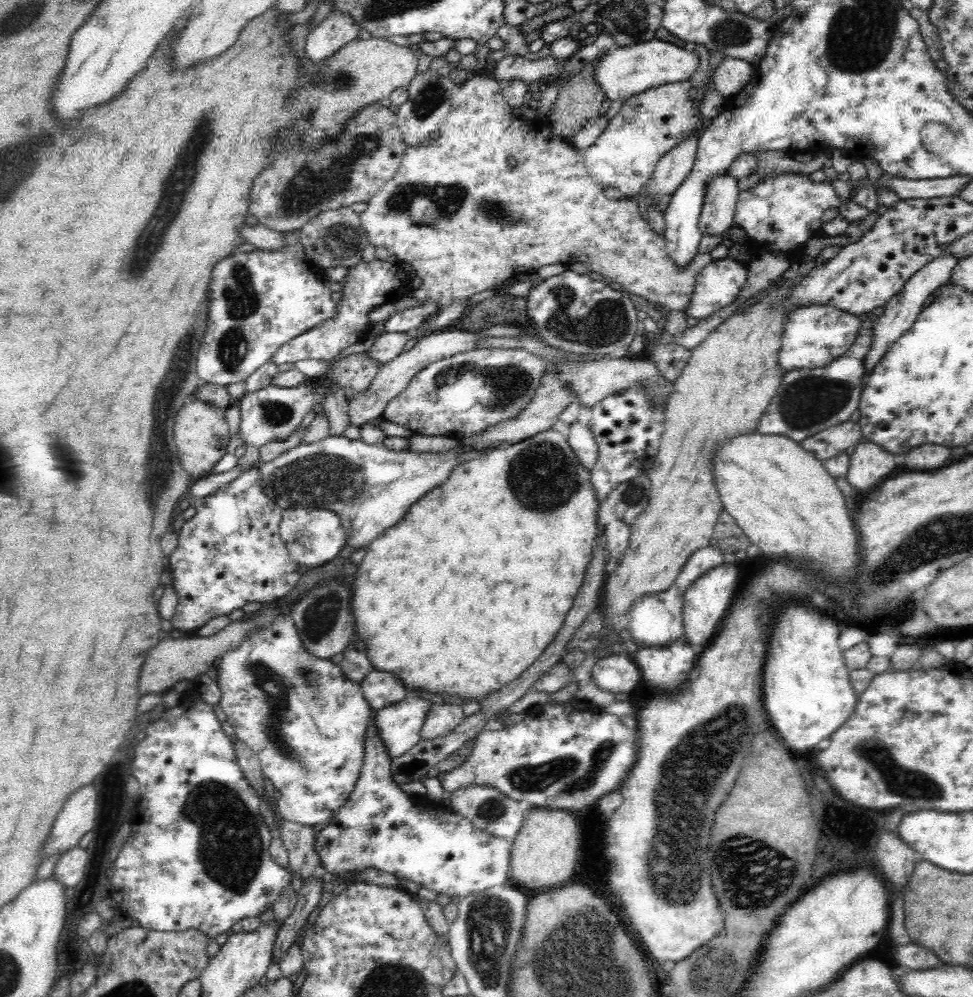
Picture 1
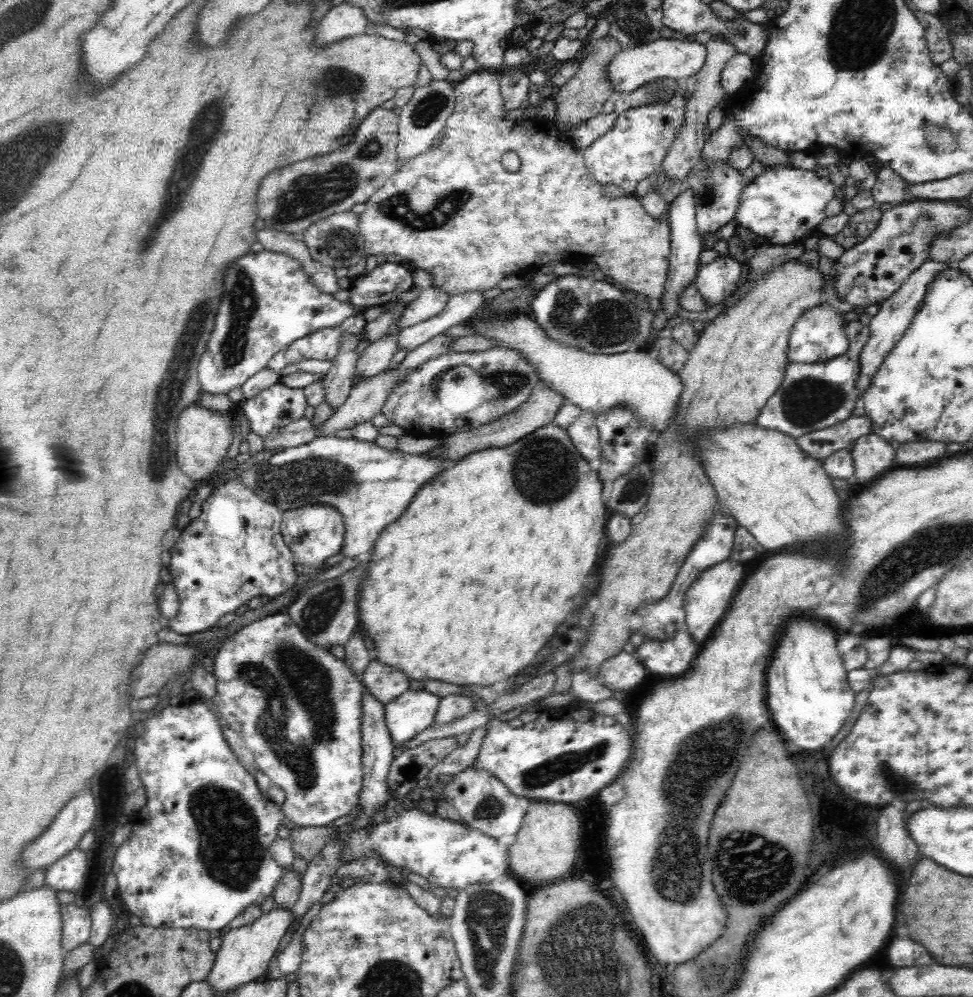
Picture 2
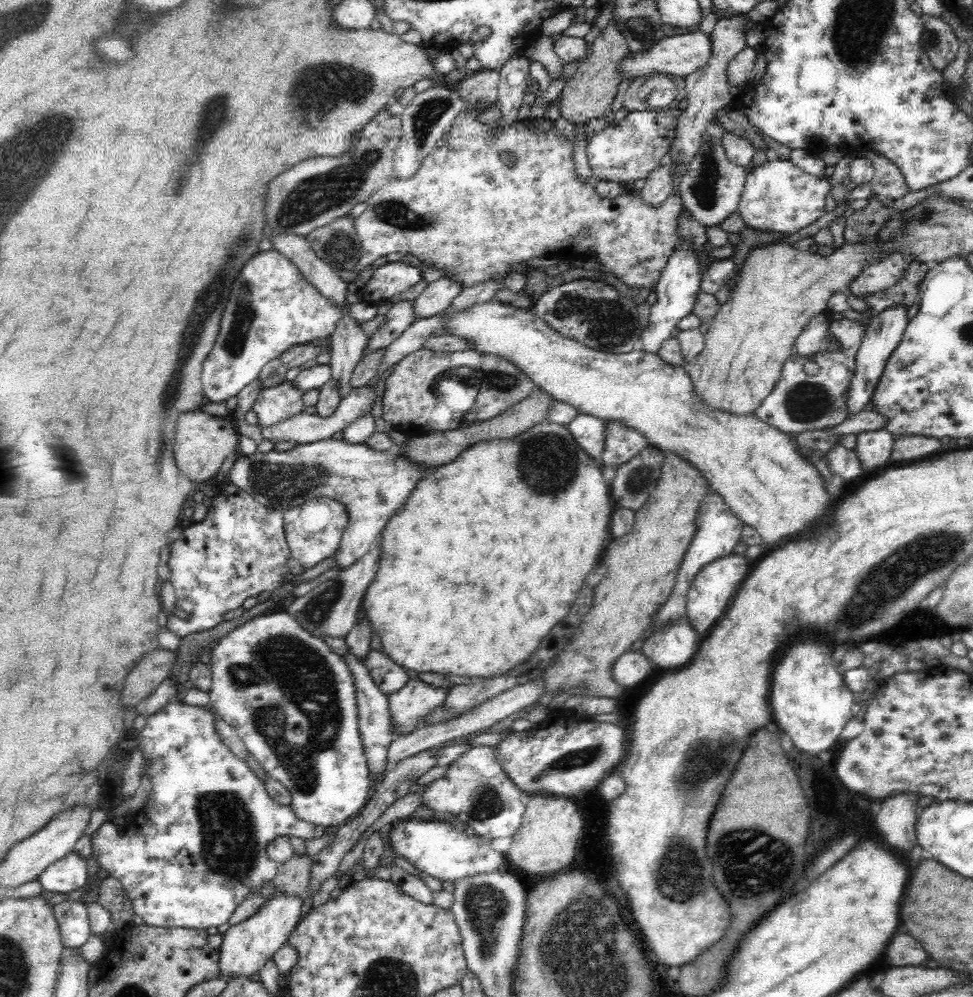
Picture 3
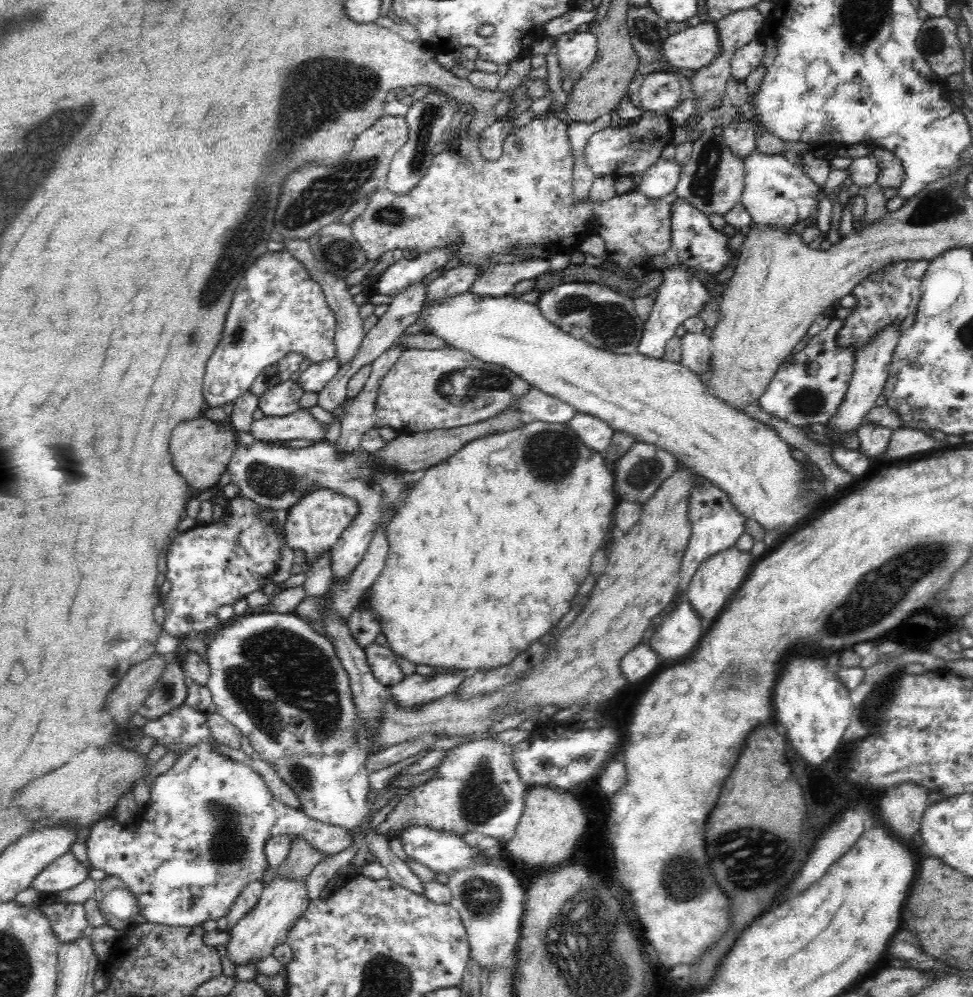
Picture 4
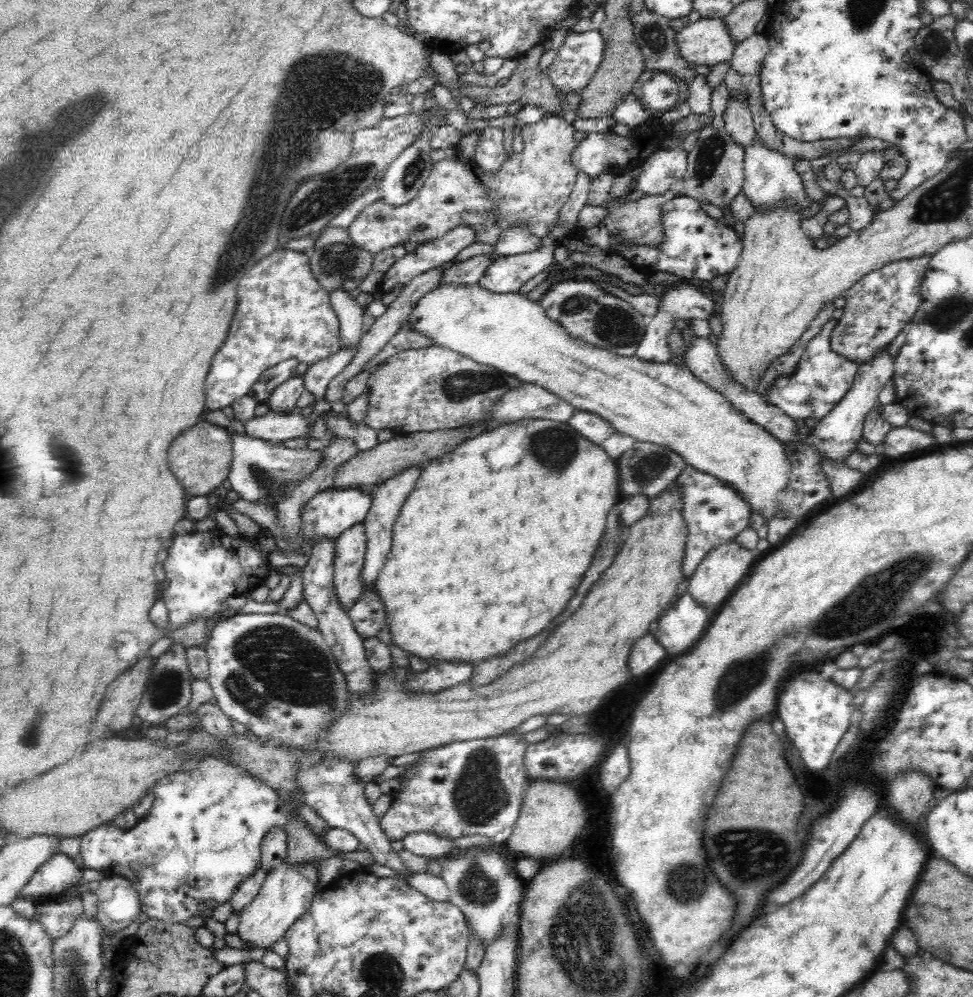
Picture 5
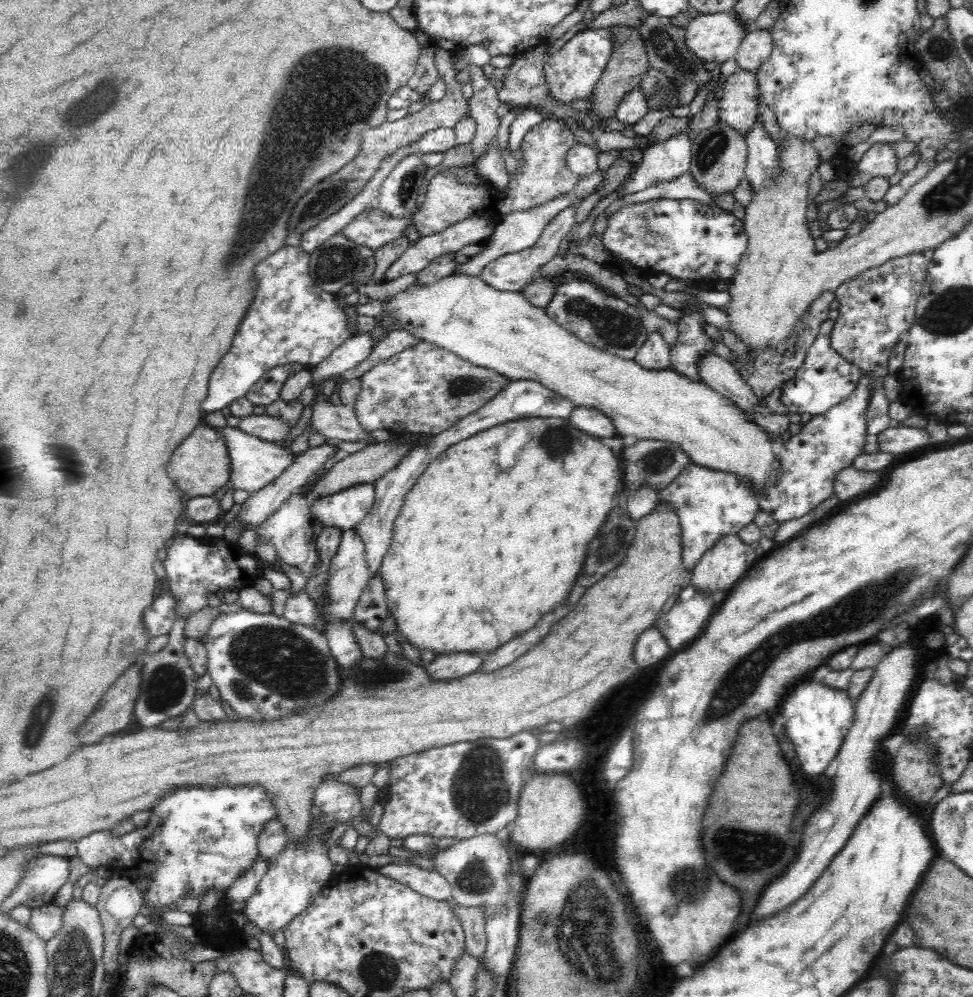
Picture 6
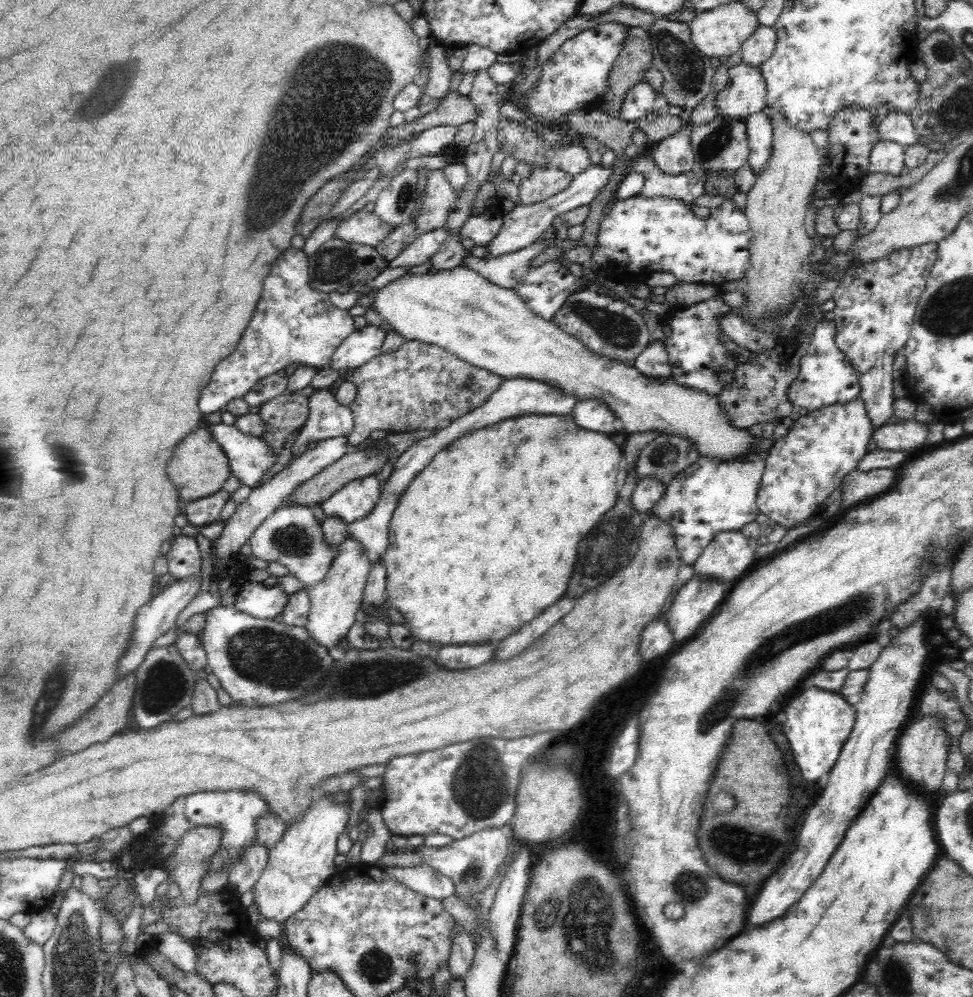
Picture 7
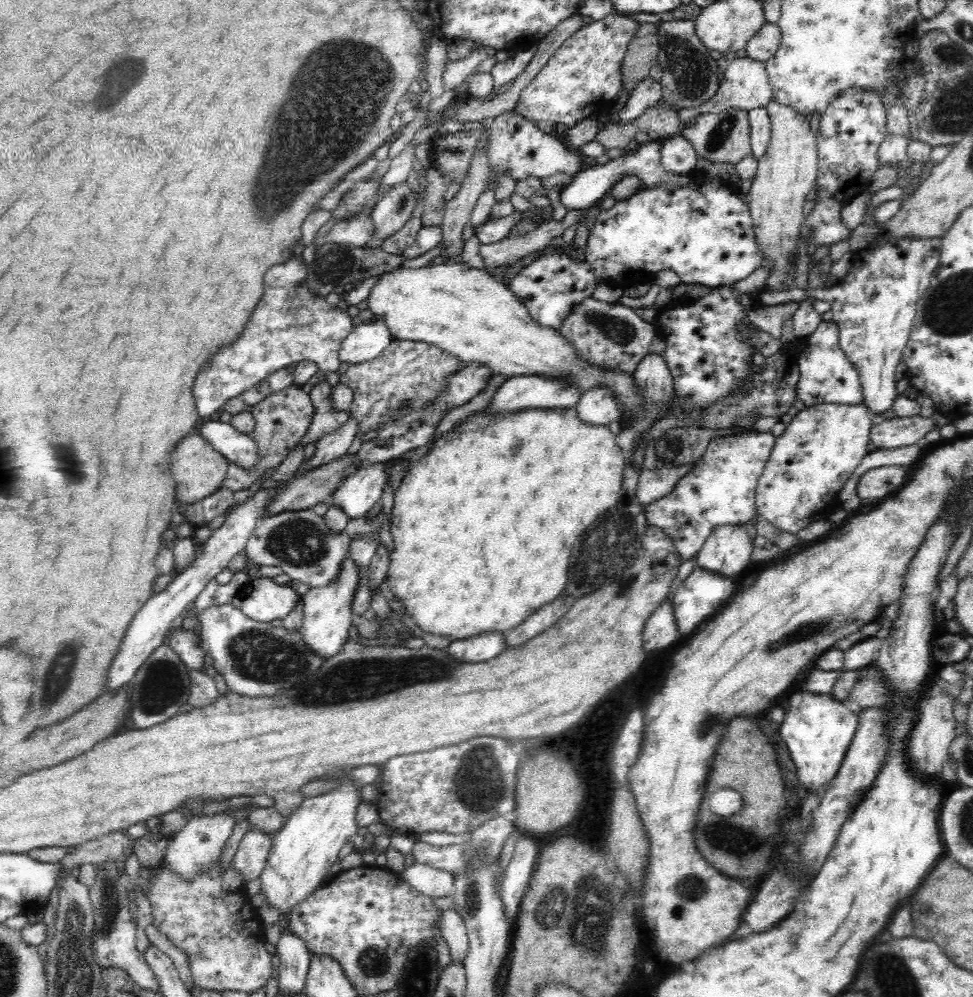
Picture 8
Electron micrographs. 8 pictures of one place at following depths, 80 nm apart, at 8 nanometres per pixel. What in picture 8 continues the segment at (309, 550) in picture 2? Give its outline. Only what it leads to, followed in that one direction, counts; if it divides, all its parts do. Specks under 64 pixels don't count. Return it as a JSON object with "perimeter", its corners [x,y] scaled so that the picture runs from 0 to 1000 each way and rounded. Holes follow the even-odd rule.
{"perimeter":[[[382,464],[356,478],[337,502],[337,510],[345,509],[358,522],[375,520],[391,504],[397,487],[395,464]]]}

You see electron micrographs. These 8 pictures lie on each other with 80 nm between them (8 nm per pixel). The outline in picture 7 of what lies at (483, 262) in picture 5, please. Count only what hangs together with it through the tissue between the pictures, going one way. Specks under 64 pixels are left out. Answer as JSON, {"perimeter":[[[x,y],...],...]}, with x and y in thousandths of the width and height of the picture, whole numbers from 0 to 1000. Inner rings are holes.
{"perimeter":[[[617,165],[606,166],[604,171],[590,177],[590,181],[588,181],[588,185],[584,187],[583,191],[566,197],[563,201],[543,207],[534,207],[530,205],[526,212],[516,215],[516,227],[510,237],[497,247],[499,248],[499,251],[497,251],[499,257],[495,257],[493,260],[498,262],[512,259],[513,257],[522,254],[532,253],[533,251],[549,245],[549,243],[555,240],[557,235],[567,227],[571,218],[579,218],[595,207],[606,205],[606,203],[616,196],[617,191],[619,191],[619,189],[625,184],[631,169],[633,169],[633,165],[626,169],[619,169]]]}

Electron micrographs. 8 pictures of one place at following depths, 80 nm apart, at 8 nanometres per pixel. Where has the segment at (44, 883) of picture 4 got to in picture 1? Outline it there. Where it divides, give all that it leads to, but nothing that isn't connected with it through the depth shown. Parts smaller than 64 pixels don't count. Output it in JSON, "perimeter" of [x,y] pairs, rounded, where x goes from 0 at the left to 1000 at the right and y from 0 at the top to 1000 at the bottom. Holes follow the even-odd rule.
{"perimeter":[[[74,850],[64,857],[60,863],[54,880],[66,889],[76,891],[88,877],[92,858],[88,851]]]}

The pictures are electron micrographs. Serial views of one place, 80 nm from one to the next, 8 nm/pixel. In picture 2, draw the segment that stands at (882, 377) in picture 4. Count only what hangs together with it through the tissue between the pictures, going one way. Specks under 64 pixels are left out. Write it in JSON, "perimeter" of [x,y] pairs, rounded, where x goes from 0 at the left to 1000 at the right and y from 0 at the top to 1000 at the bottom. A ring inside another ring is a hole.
{"perimeter":[[[954,261],[946,266],[929,283],[926,289],[913,301],[909,302],[903,309],[901,315],[896,317],[893,325],[892,343],[888,346],[884,354],[884,375],[882,376],[879,388],[883,393],[888,393],[896,381],[896,377],[900,375],[902,367],[906,361],[915,355],[921,343],[927,340],[930,331],[937,325],[939,316],[946,309],[954,289],[958,283],[962,283],[962,278],[968,275],[978,265],[976,263],[964,263],[963,261]]]}

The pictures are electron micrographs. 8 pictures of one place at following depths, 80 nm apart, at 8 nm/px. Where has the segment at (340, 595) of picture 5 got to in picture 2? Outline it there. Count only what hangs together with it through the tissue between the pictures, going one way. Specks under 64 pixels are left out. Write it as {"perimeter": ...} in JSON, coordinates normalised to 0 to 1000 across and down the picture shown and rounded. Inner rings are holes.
{"perimeter":[[[345,435],[325,438],[317,445],[290,450],[282,454],[275,462],[251,472],[244,480],[258,489],[269,502],[279,504],[288,512],[302,512],[317,507],[339,507],[351,517],[354,540],[350,555],[360,560],[380,554],[382,546],[391,535],[407,524],[424,503],[425,496],[444,480],[462,467],[453,456],[448,454],[417,455],[411,451],[397,451],[385,443],[376,443],[367,439],[349,439]]]}

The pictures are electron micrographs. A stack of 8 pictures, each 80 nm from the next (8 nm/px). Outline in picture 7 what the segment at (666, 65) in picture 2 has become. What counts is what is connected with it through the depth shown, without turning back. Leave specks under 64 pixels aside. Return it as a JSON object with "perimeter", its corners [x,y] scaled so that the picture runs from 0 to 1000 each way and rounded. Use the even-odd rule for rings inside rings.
{"perimeter":[[[756,1],[732,10],[715,13],[708,25],[709,39],[711,39],[711,45],[715,46],[719,53],[730,59],[738,58],[745,61],[750,55],[756,54],[761,50],[765,40],[778,29],[779,25],[777,13],[773,13],[769,7],[765,7],[761,1]]]}

